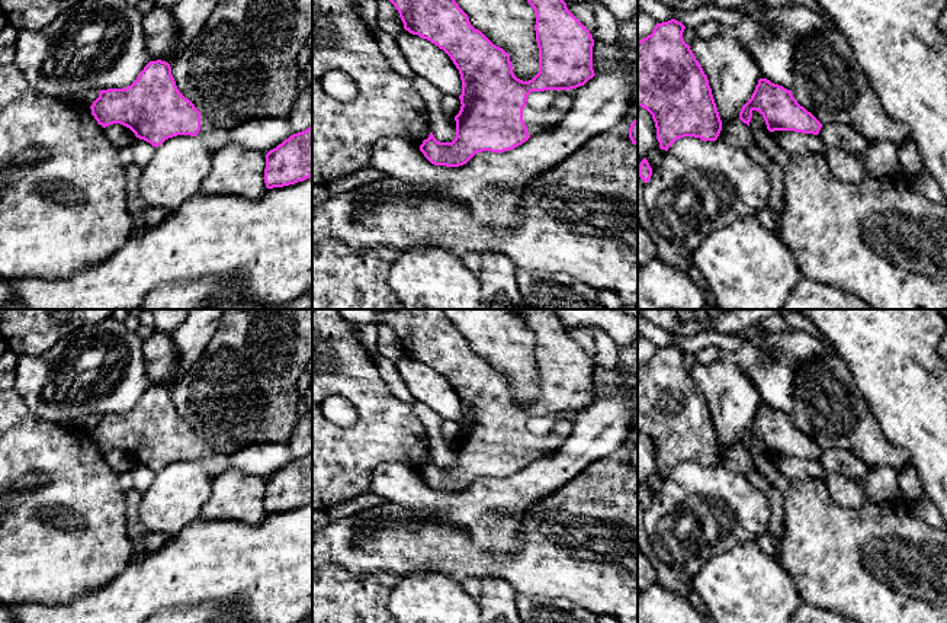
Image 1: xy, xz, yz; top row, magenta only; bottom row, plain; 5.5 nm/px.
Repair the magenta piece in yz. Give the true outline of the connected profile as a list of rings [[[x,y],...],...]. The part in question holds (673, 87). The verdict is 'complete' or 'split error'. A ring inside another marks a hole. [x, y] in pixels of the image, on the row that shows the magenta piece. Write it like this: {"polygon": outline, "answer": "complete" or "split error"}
{"polygon": [[[671,19],[638,41],[638,106],[652,115],[665,151],[684,137],[716,141],[722,131],[707,76],[684,42],[684,29]]], "answer": "complete"}

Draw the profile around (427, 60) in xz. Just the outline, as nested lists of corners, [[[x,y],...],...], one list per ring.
[[[405,29],[395,39],[417,76],[428,80],[443,94],[456,97],[462,94],[459,70],[443,49]]]

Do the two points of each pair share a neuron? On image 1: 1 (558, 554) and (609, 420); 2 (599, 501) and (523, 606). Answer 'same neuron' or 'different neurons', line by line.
1: different neurons
2: different neurons

